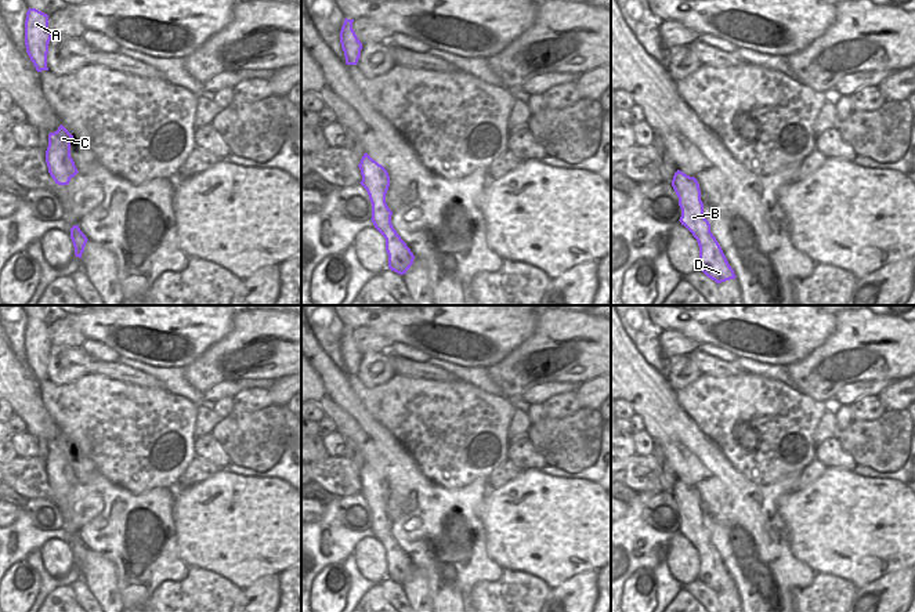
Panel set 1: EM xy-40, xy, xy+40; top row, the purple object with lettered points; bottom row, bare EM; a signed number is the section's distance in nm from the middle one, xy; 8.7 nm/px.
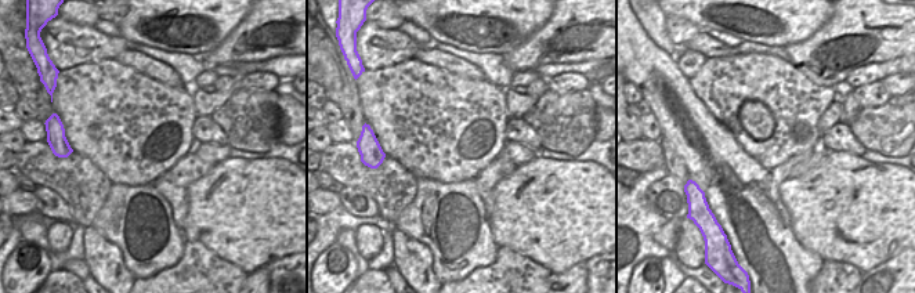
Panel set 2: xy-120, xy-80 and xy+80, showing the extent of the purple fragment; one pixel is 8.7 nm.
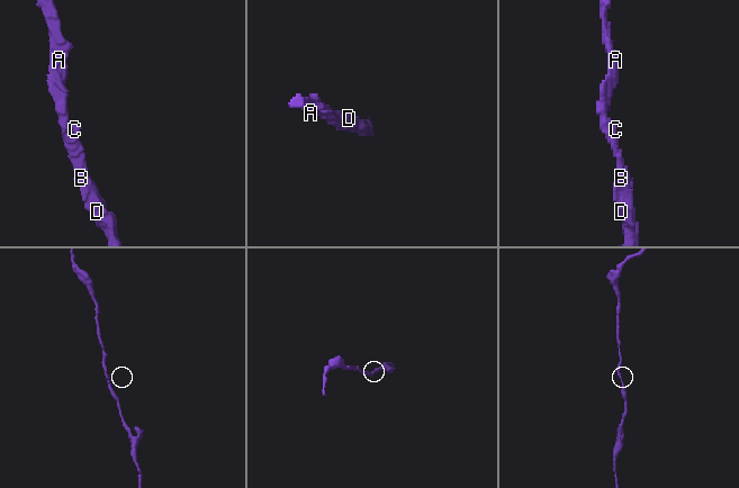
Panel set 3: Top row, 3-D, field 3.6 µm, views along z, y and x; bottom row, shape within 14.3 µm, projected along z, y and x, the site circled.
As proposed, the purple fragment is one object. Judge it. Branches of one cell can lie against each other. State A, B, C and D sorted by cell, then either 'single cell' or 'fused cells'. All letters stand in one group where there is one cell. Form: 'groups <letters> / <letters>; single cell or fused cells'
groups A B C D; single cell

